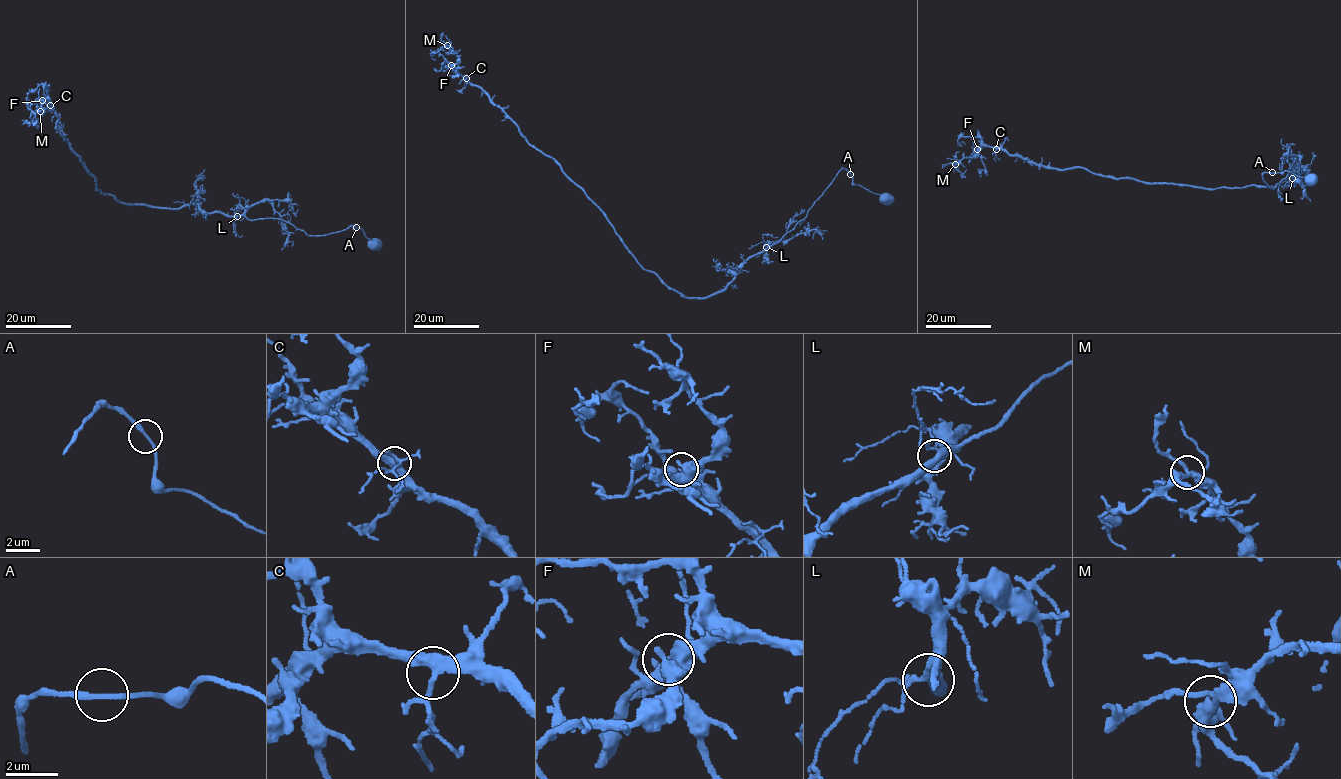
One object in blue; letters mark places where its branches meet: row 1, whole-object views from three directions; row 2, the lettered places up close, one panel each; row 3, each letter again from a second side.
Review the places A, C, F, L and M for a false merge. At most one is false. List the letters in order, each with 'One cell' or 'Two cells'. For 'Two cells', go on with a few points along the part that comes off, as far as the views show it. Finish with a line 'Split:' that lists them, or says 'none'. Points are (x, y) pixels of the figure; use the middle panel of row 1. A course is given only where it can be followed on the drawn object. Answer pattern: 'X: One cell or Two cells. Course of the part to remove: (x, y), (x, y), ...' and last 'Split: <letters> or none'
A: One cell
C: One cell
F: One cell
L: One cell
M: One cell
Split: none

